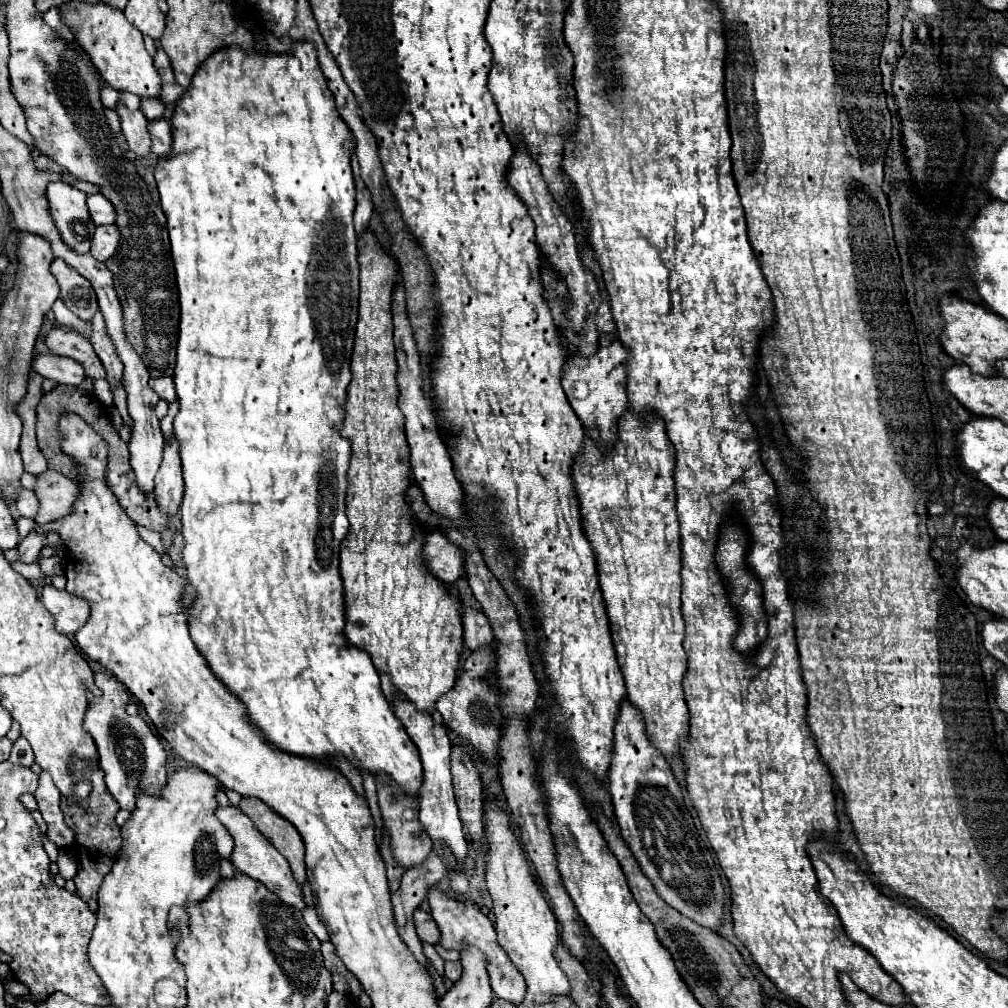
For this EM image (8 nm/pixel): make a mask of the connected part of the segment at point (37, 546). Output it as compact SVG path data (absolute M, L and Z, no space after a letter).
M30 532L30 534L18 544L20 562L24 562L24 564L34 564L34 562L38 562L38 556L40 556L42 546L44 546L42 536L40 536L38 532Z

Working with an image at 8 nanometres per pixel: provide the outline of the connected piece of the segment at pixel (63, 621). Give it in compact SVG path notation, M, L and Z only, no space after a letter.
M50 584L44 586L40 600L46 610L54 616L56 630L60 634L74 634L90 614L90 606L82 602L82 598L76 598L66 590L56 590Z

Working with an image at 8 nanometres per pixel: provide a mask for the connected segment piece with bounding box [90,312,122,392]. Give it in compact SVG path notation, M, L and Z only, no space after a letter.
M96 312L94 320L92 320L92 328L94 328L94 334L92 334L92 346L94 346L94 352L100 356L104 368L106 368L106 380L112 388L112 392L122 384L122 362L110 342L110 338L106 336L106 326L104 326L104 318L100 312Z

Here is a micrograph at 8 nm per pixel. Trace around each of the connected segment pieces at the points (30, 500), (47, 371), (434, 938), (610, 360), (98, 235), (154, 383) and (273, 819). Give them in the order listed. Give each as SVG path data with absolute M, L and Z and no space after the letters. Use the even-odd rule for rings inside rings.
M22 490L20 498L16 502L16 510L20 512L20 516L34 520L36 512L38 512L38 498L36 498L36 494L32 494L32 490Z
M38 354L32 362L32 370L42 378L68 386L78 386L84 380L84 368L76 360L56 354Z
M416 910L414 912L414 924L416 924L416 932L418 932L418 938L422 942L428 942L432 946L438 944L438 938L440 938L440 932L438 932L438 926L436 922L432 920L432 916L424 910Z
M606 334L600 336L600 348L592 358L582 358L582 356L572 356L568 358L562 374L562 388L570 400L570 406L586 426L592 438L596 442L612 442L612 434L616 434L616 418L628 408L628 398L626 398L626 366L628 354L624 354L624 346L616 338L608 338ZM584 380L590 388L590 396L584 400L576 400L572 396L574 382Z
M98 226L92 238L92 256L100 262L106 262L118 248L118 240L120 240L120 232L116 226Z
M162 376L162 378L156 378L156 380L150 380L150 386L152 386L152 390L154 390L162 400L166 400L168 404L176 402L176 390L174 390L174 380L172 380L172 376Z
M242 798L240 810L250 816L260 834L264 834L270 844L288 860L294 880L304 886L306 882L306 864L304 864L304 842L298 830L272 808L268 808L258 798Z

